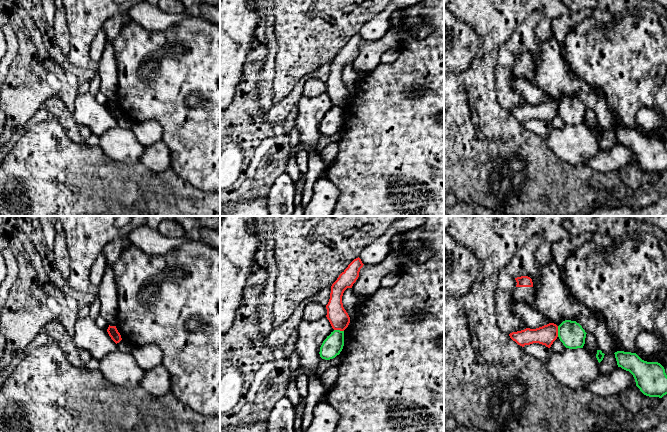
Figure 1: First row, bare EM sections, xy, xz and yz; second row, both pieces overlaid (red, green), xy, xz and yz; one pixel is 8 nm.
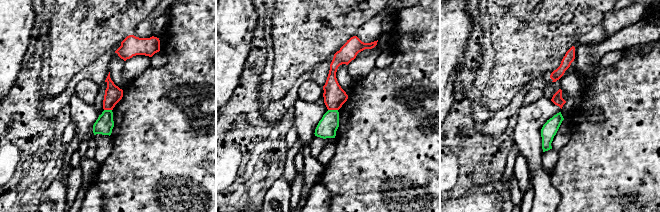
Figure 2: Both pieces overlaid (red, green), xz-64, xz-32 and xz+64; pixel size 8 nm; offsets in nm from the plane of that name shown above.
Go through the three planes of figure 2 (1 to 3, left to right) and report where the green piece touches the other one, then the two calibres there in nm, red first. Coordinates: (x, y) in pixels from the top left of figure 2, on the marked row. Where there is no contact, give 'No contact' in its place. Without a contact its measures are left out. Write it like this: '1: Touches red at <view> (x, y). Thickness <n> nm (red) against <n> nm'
1: Touches red at xz-64 (108, 109). Thickness 140 nm (red) against 150 nm
2: Touches red at xz-32 (333, 109). Thickness 180 nm (red) against 160 nm
3: No contact

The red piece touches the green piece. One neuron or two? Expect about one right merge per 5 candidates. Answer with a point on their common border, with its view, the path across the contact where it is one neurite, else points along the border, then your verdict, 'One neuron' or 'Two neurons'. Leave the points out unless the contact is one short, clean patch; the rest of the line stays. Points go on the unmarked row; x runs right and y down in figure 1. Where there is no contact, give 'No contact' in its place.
Touches red at yz (557, 107). Two neurons

